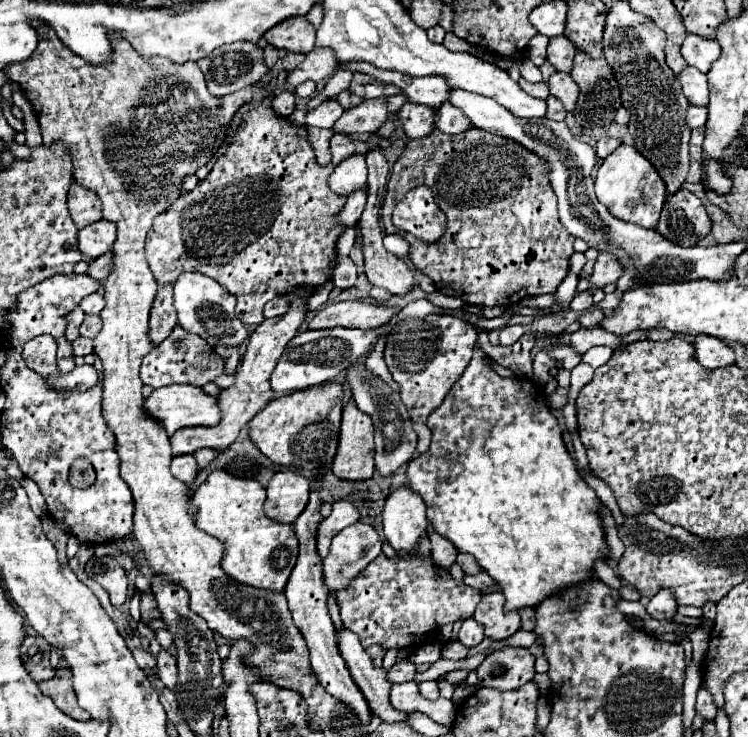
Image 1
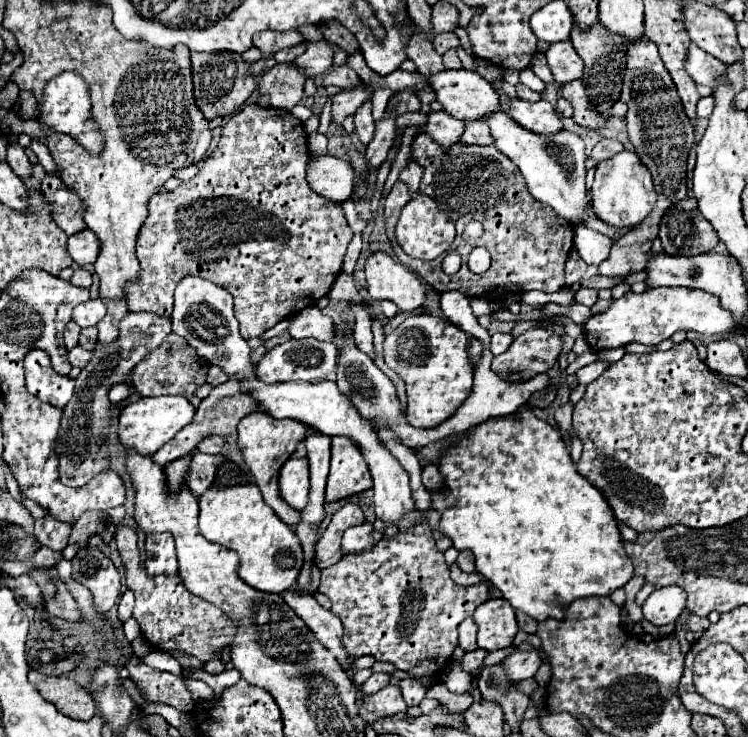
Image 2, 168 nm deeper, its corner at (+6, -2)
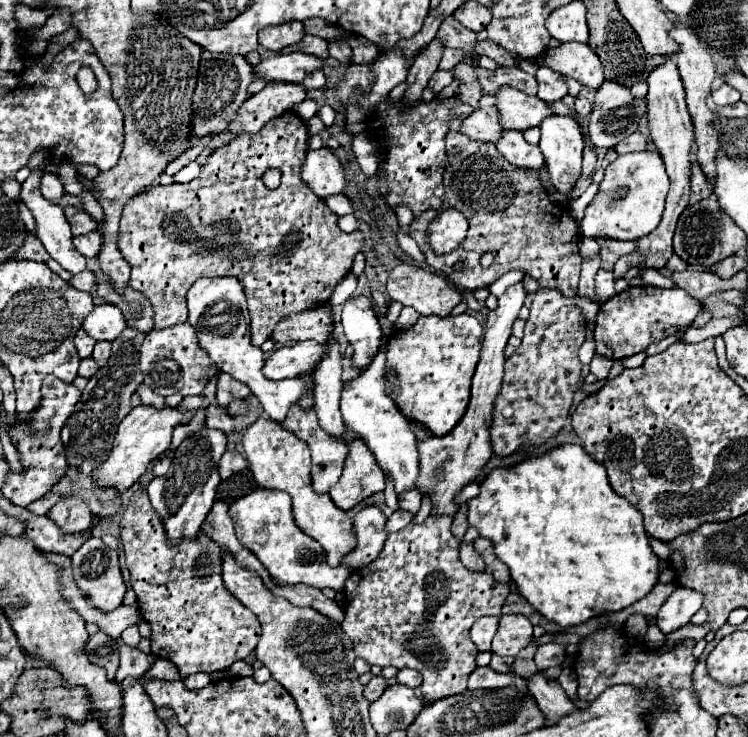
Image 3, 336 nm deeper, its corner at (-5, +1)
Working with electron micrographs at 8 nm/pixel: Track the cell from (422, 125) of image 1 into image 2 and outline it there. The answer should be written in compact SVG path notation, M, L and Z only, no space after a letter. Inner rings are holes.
M445 111L427 113L427 123L421 127L431 139L435 139L443 147L451 147L459 141L463 133L463 123Z

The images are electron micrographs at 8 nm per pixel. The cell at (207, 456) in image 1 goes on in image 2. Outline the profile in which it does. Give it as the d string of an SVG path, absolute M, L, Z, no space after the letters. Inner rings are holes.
M207 437L203 439L199 445L197 445L197 451L203 451L203 453L209 453L209 455L217 455L223 447L223 439L221 437Z

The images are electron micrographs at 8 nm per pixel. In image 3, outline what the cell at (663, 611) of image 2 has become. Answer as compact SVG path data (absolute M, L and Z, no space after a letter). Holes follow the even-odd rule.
M678 588L674 590L664 606L660 608L656 616L656 626L664 632L670 634L686 624L690 624L692 616L700 610L702 606L702 594L692 590L692 588Z

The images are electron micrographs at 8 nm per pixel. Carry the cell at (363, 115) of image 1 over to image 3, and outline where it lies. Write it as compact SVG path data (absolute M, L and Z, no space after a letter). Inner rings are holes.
M438 70L432 76L432 90L434 90L434 94L438 94L442 88L446 88L452 80L454 80L452 78L452 70Z

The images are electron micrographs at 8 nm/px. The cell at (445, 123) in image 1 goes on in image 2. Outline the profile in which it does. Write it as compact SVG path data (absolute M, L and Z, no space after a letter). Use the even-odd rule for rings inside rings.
M465 121L465 133L461 135L463 143L475 143L475 145L491 145L491 133L485 121Z

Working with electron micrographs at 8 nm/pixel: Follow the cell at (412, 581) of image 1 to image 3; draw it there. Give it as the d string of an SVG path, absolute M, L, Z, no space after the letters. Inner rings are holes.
M428 516L424 524L408 524L406 528L394 532L376 562L366 568L356 570L344 588L346 594L346 616L342 630L354 642L354 652L368 664L380 668L414 668L422 674L422 696L426 702L436 702L440 698L462 694L468 688L468 676L476 670L478 650L470 640L472 624L482 616L500 616L504 600L510 592L508 584L496 582L492 574L470 572L458 558L460 540L450 532L452 518L448 516Z

